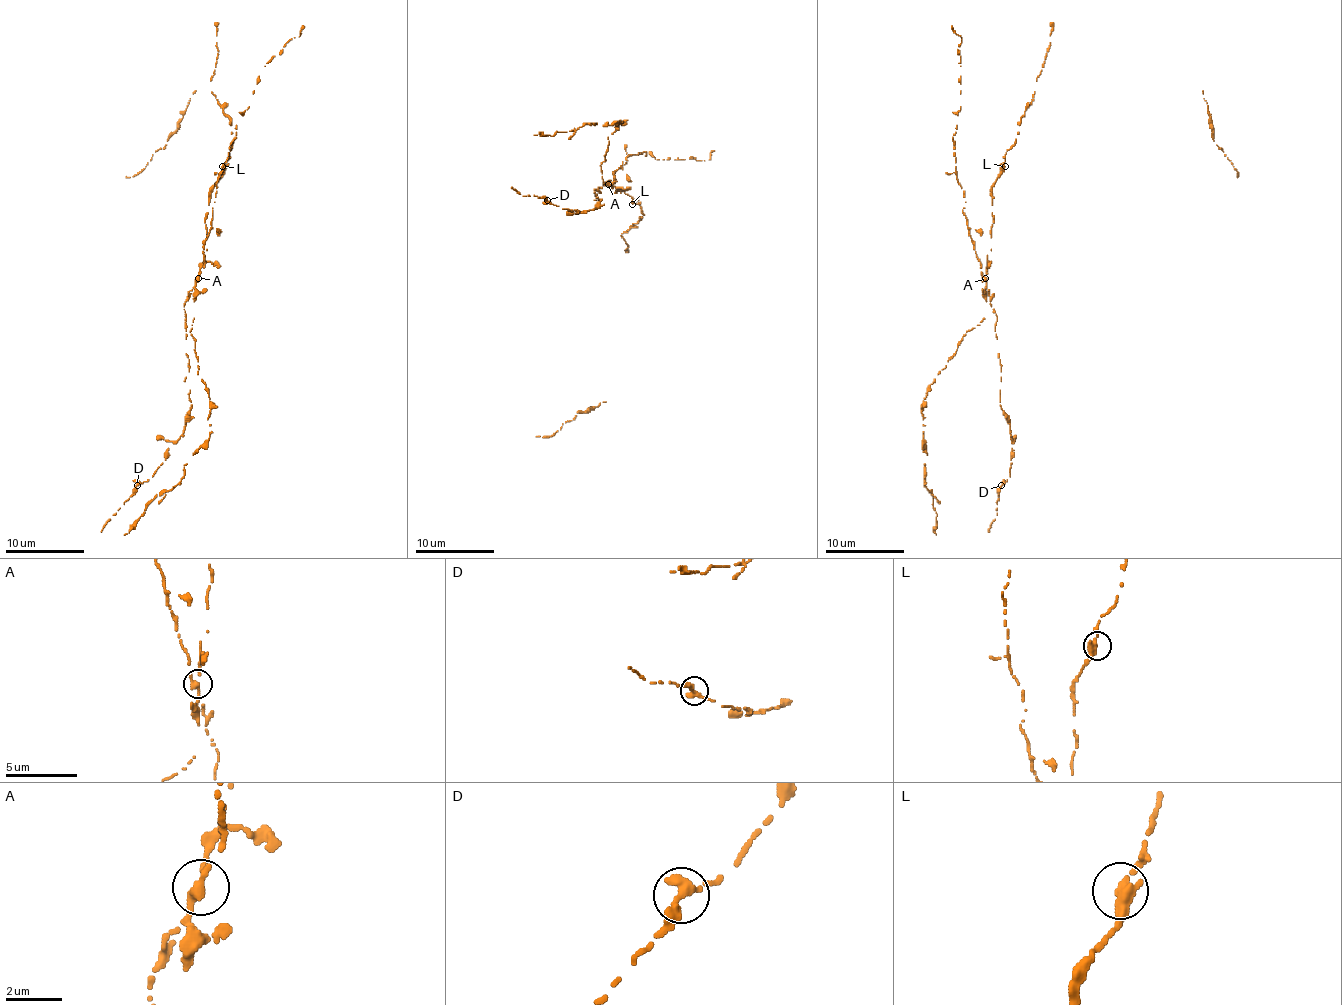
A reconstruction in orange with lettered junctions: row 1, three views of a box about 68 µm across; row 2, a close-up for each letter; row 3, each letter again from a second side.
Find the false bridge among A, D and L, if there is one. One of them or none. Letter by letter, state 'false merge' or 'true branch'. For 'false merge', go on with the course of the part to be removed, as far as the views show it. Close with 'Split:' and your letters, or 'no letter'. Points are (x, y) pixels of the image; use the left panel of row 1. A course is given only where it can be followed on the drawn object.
A: true branch
D: true branch
L: true branch
Split: no letter

